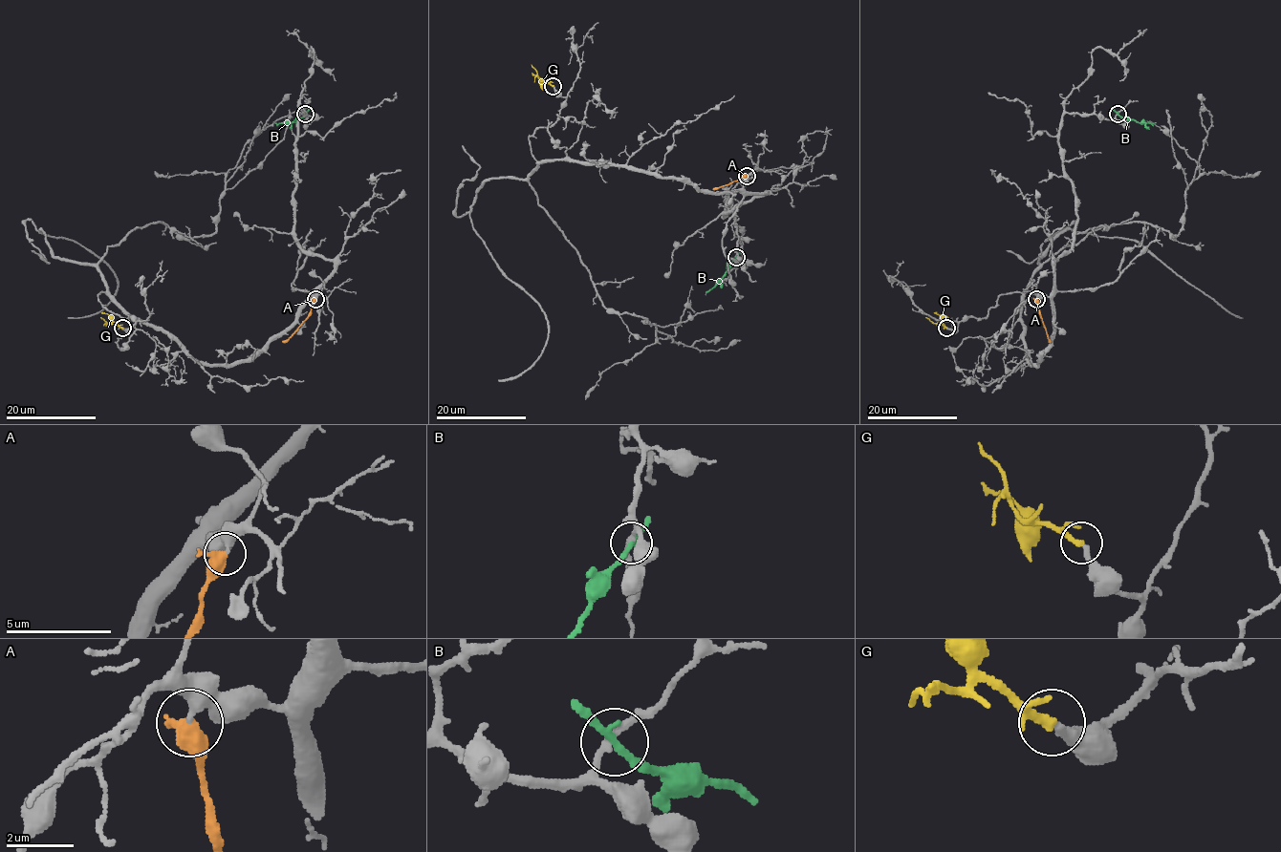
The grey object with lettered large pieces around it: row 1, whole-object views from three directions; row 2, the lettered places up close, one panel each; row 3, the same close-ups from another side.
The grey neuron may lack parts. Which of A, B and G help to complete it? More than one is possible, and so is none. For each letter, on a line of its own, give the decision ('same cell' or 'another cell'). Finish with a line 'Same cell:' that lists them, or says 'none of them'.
A: another cell
B: another cell
G: same cell
Same cell: G

